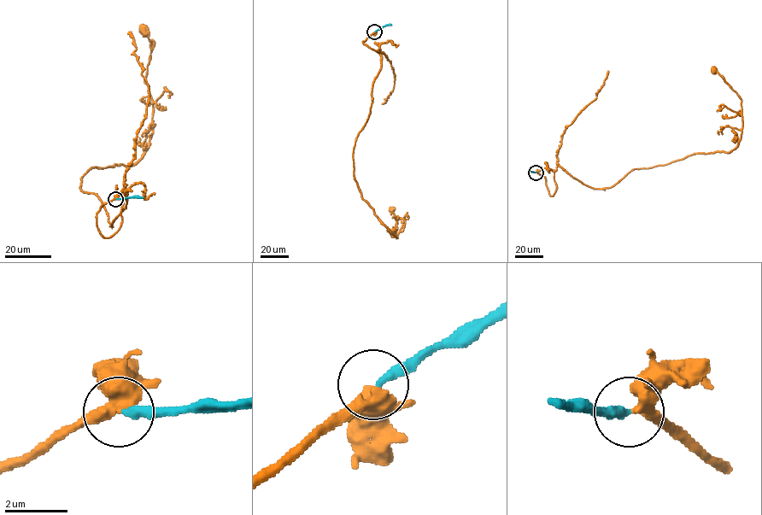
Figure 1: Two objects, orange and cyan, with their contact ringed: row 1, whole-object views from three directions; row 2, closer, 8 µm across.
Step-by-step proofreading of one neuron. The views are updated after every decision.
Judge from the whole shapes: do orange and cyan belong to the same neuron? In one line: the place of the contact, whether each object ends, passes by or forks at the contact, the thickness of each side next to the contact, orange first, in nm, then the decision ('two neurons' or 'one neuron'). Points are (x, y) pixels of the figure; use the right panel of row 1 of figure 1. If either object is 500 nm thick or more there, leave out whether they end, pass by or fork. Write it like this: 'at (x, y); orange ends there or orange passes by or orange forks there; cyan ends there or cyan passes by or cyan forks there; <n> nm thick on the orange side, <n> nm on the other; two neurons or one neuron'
at (536, 172); orange passes by; cyan ends there; 400 nm thick on the orange side, 280 nm on the other; one neuron

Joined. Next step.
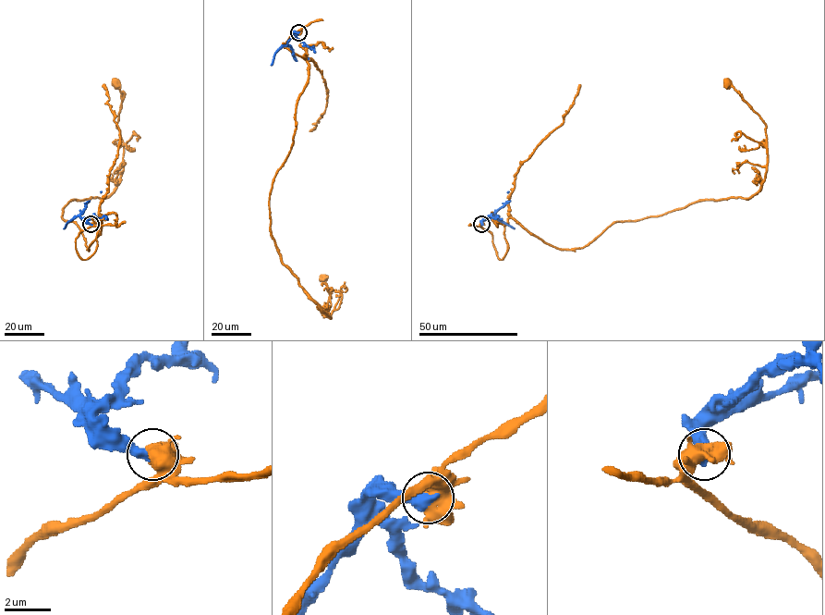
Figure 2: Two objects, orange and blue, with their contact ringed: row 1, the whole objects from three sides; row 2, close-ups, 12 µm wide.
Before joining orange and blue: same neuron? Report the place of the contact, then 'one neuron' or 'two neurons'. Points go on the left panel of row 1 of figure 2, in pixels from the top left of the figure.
place (90, 224); two neurons

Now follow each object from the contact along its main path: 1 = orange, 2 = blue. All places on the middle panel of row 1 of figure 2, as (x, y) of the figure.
1: (298, 32), (283, 43), (306, 55), (309, 81), (269, 195), (270, 232), (330, 318), (322, 278)
2: (298, 32), (294, 33), (287, 43), (297, 61), (309, 58)

